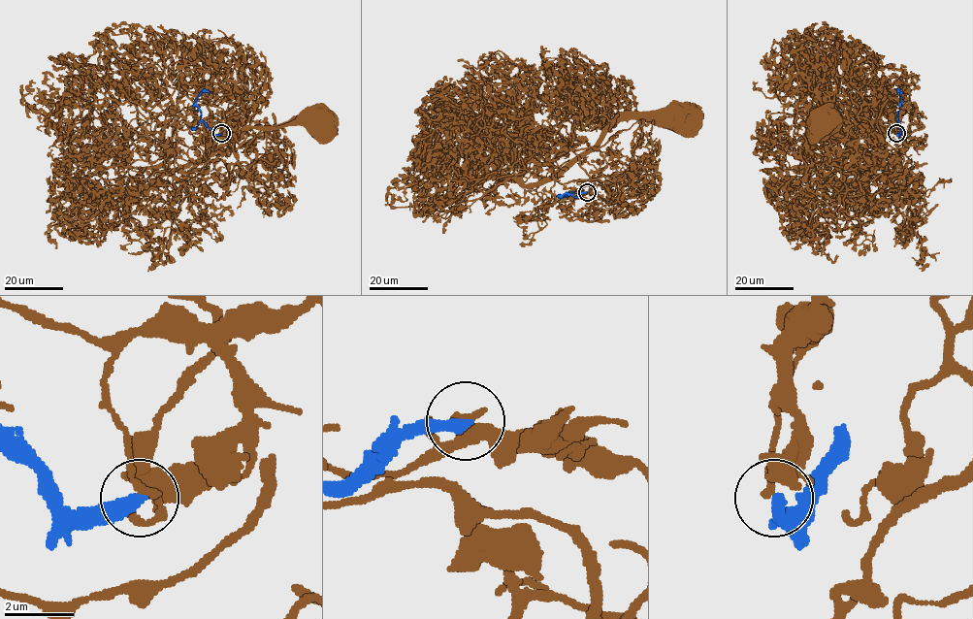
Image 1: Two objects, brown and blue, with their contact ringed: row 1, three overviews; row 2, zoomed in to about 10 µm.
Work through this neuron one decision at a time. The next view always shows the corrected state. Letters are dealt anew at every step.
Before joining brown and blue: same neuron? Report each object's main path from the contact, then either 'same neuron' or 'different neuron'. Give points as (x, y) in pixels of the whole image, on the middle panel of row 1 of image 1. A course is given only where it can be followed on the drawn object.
brown via (586, 191), (559, 202), (594, 184), (532, 162), (522, 174), (551, 181), (623, 119), (680, 117) | blue via (587, 192), (576, 197), (567, 192), (562, 197), (575, 193) | different neuron

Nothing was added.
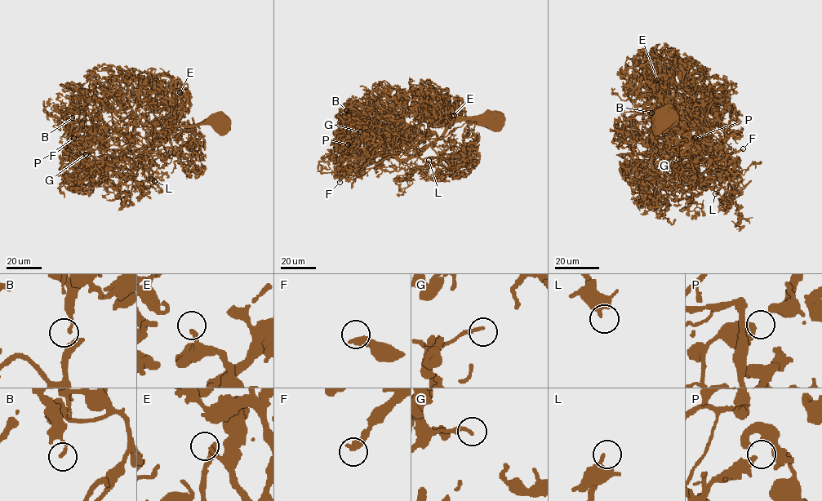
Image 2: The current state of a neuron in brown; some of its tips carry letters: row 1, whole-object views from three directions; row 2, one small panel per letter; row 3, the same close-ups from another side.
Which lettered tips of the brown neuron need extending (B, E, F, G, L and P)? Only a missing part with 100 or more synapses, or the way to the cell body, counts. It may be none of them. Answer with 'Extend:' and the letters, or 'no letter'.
Extend: no letter

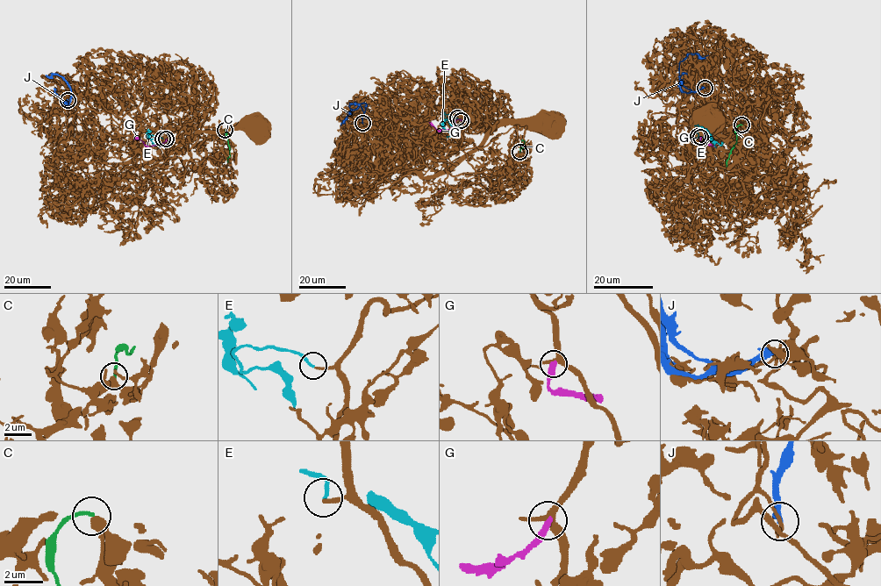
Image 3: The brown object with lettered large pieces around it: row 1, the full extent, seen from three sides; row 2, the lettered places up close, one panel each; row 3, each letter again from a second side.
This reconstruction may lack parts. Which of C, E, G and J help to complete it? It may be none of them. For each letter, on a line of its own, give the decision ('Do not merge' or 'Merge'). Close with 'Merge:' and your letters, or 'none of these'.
C: Do not merge
E: Merge
G: Do not merge
J: Do not merge
Merge: E

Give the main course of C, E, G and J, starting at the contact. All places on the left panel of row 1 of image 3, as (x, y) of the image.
C: (225, 130), (230, 153), (227, 161)
E: (162, 139), (150, 135), (150, 139), (158, 141), (153, 143), (147, 131)
G: (166, 139), (161, 144), (149, 146), (139, 139), (134, 139)
J: (68, 101), (69, 103), (71, 94), (67, 82), (56, 74), (50, 76), (46, 75)

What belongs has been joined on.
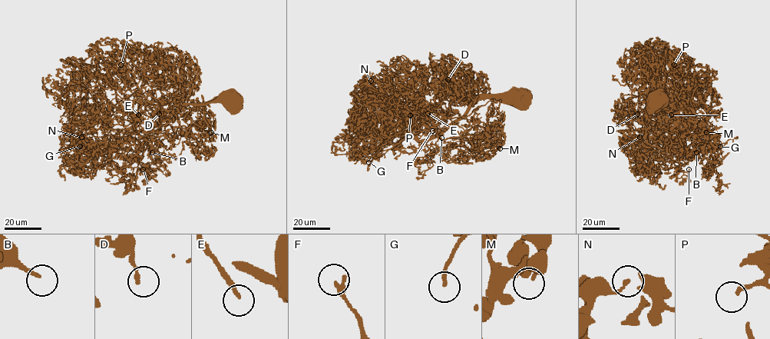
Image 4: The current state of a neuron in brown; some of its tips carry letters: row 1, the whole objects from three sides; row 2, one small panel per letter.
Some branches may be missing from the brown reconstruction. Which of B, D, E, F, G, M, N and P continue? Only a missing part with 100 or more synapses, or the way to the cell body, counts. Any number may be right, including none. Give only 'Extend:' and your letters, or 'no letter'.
Extend: B, E, G

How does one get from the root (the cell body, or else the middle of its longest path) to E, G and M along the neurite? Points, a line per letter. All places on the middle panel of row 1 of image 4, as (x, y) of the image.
E: (517, 98), (478, 98), (460, 117), (438, 132), (419, 140), (417, 131), (426, 120), (427, 113)
G: (517, 98), (478, 98), (460, 117), (434, 135), (421, 140), (408, 136), (391, 148), (376, 153), (368, 162)
M: (517, 98), (478, 98), (425, 138), (418, 138), (417, 129), (449, 118), (461, 137), (495, 135), (500, 148)

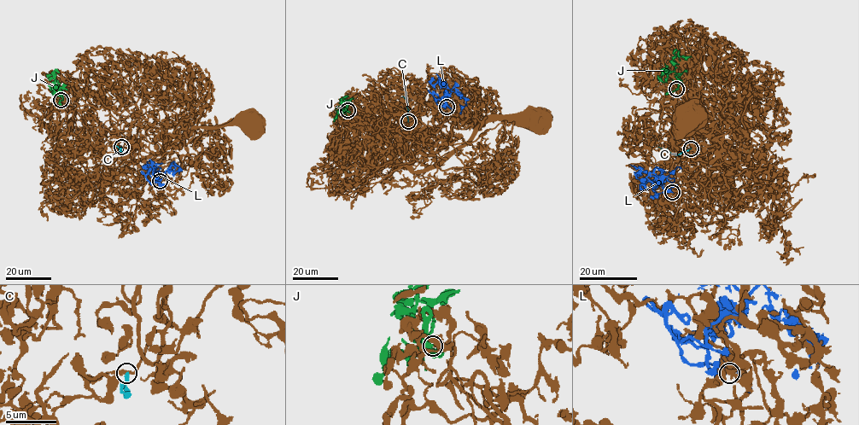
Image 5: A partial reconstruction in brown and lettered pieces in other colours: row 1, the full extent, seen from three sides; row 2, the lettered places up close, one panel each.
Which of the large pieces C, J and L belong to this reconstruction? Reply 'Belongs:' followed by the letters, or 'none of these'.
Belongs: J

